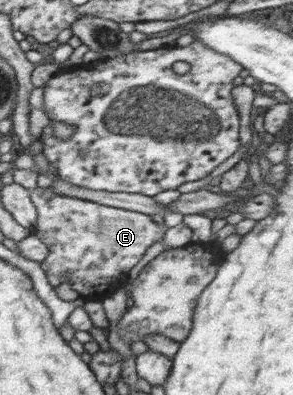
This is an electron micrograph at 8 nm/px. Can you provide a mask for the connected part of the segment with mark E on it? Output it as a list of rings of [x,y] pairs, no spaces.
[[[51,187],[34,188],[30,198],[37,211],[37,224],[31,233],[49,247],[47,258],[40,262],[49,284],[55,288],[67,279],[71,290],[81,297],[108,292],[115,281],[123,281],[147,247],[163,242],[169,229],[165,223],[159,229],[147,214],[59,195]]]

